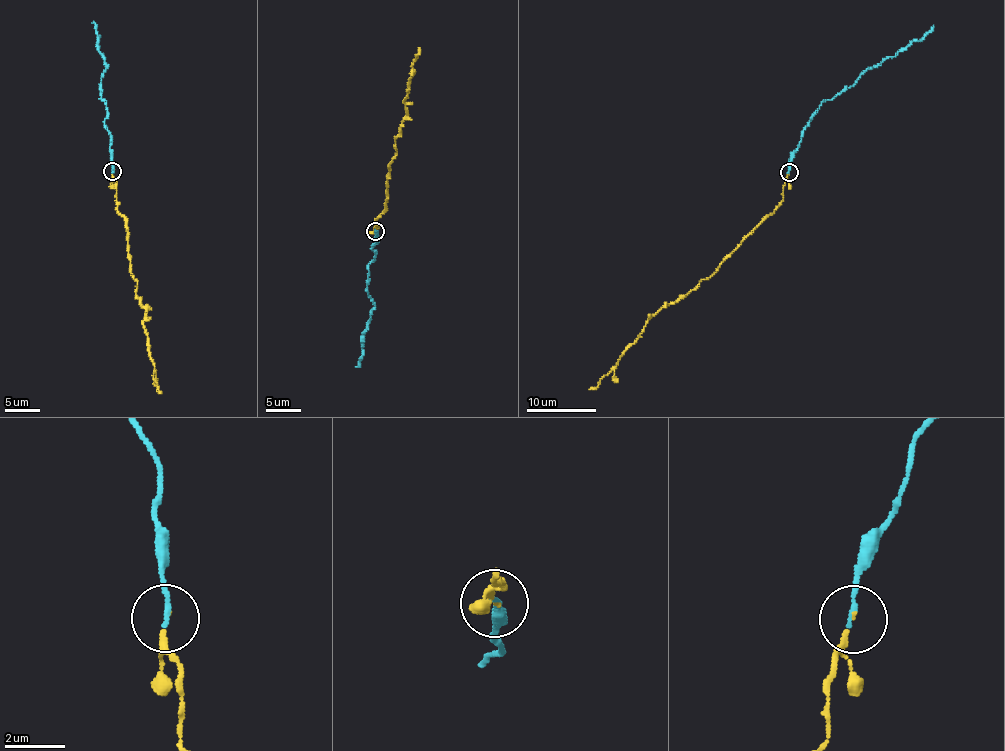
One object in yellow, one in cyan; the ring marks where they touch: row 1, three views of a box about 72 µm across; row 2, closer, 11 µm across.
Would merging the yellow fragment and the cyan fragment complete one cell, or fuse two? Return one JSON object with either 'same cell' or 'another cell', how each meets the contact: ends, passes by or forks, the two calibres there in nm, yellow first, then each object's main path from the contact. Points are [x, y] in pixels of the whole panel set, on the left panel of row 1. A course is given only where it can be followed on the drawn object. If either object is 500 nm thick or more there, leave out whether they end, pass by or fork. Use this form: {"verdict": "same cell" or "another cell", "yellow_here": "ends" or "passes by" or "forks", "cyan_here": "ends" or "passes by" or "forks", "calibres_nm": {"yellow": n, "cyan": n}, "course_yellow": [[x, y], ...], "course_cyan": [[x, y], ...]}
{"verdict": "same cell", "yellow_here": "passes by", "cyan_here": "ends", "calibres_nm": {"yellow": 120, "cyan": 180}, "course_yellow": [[112, 171], [116, 204], [125, 222], [129, 272], [145, 310], [153, 379], [160, 393]], "course_cyan": [[112, 171], [110, 132], [104, 123], [106, 104], [100, 99], [102, 73], [108, 66], [99, 50], [93, 21]]}

